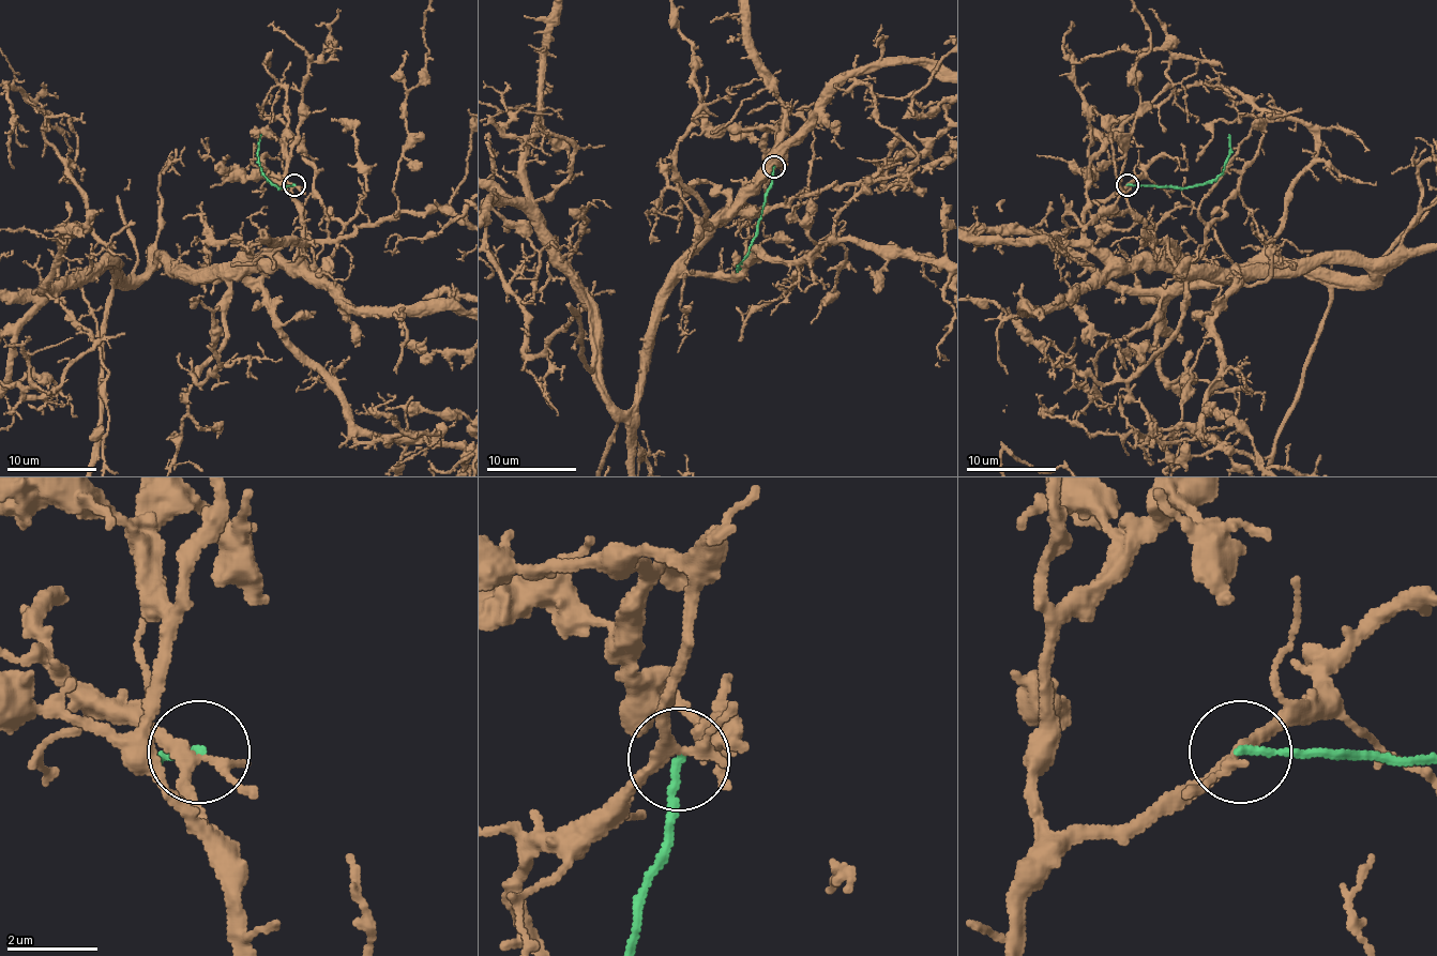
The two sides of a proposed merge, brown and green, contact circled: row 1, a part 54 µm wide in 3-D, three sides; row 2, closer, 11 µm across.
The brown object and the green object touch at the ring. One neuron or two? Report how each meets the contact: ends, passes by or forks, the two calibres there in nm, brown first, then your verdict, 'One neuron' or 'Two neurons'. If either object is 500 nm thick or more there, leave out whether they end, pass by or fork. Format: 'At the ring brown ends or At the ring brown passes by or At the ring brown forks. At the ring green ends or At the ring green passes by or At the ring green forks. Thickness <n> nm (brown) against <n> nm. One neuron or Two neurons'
At the ring brown forks. At the ring green ends. Thickness 240 nm (brown) against 160 nm. Two neurons

